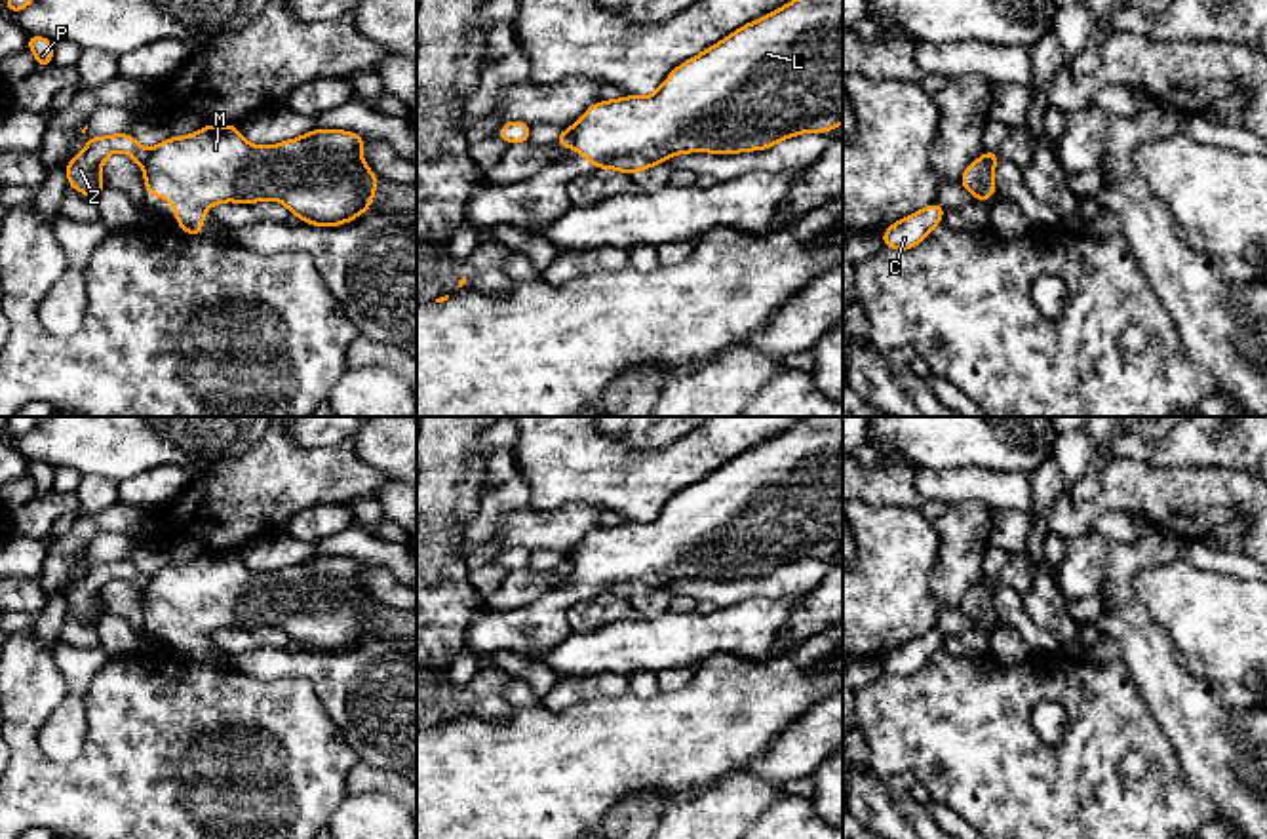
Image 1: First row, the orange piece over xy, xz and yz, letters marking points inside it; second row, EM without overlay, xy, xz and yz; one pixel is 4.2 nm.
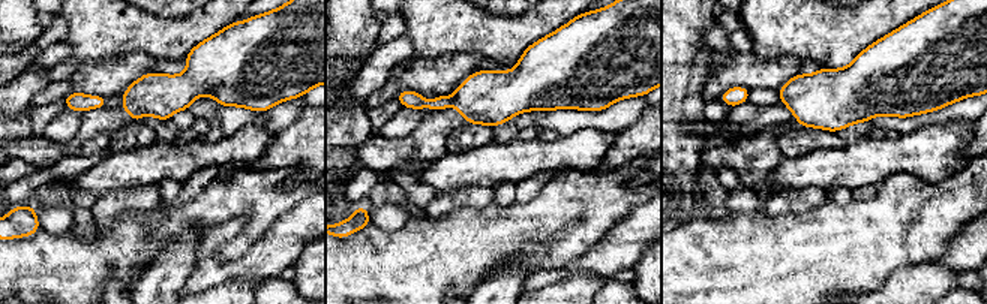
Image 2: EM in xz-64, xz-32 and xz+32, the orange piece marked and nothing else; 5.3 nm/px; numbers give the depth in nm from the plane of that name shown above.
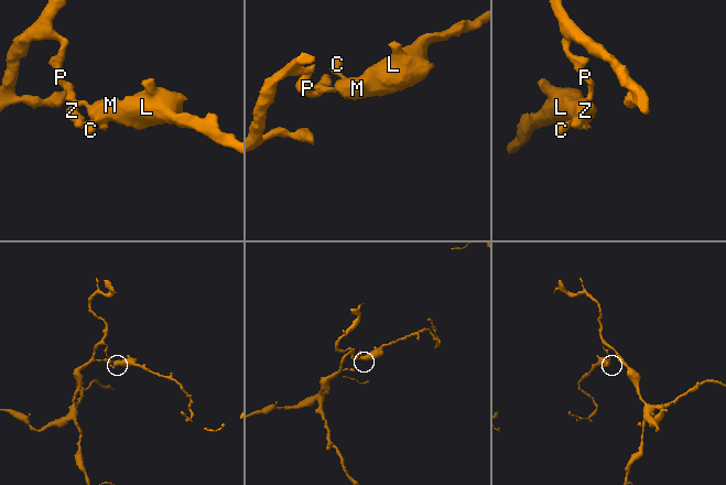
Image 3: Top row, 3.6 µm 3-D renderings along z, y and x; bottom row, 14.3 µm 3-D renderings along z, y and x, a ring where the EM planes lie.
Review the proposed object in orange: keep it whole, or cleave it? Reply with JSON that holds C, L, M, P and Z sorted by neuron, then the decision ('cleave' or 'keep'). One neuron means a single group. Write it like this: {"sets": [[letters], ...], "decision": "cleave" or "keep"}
{"sets": [["C", "L", "M"], ["P", "Z"]], "decision": "cleave"}

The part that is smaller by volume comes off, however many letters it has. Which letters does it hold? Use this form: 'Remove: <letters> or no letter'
Remove: C, L, M

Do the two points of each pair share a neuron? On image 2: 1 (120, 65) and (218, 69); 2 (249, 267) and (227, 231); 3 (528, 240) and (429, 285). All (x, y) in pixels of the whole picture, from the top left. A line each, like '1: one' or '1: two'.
1: two
2: one
3: one

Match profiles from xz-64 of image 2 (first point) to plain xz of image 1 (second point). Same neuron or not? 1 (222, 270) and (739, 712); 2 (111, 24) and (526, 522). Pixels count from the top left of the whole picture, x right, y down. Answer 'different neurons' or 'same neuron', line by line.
1: different neurons
2: different neurons

